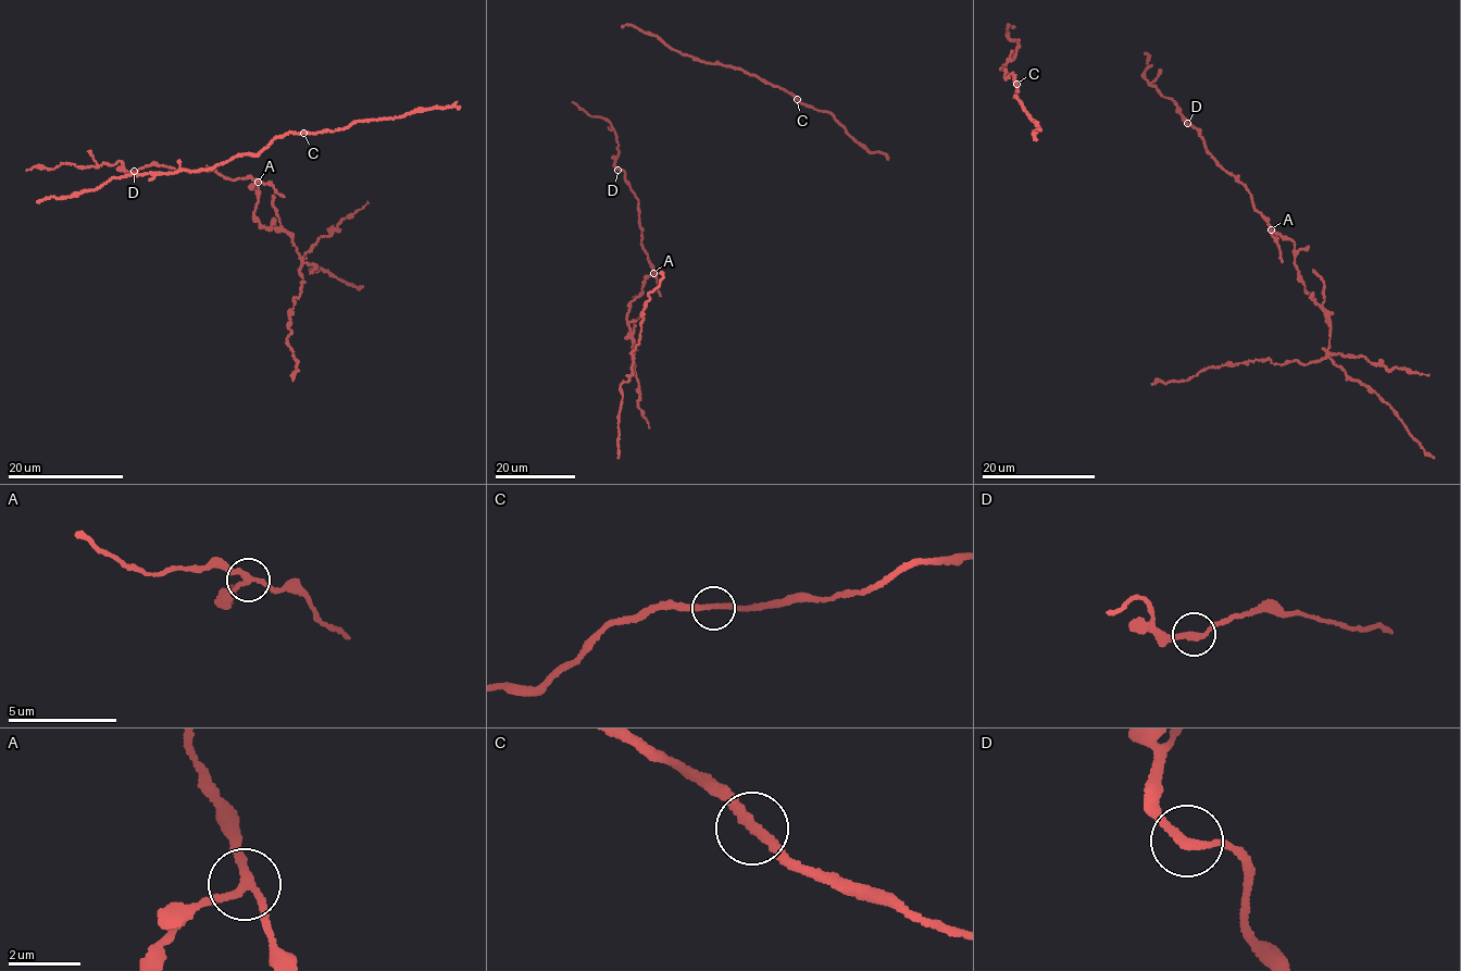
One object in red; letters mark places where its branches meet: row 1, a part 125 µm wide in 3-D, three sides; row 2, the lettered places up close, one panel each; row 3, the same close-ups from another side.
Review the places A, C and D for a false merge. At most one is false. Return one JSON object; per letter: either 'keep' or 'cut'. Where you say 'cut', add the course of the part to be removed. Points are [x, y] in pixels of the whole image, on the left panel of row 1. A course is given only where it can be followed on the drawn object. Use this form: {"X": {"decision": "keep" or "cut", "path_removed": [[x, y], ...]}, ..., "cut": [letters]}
{"A": {"decision": "cut", "path_removed": [[258, 182], [254, 219], [289, 234], [301, 262], [301, 294], [288, 311], [286, 338], [298, 363], [292, 381]]}, "C": {"decision": "keep"}, "D": {"decision": "keep"}, "cut": ["A"]}

